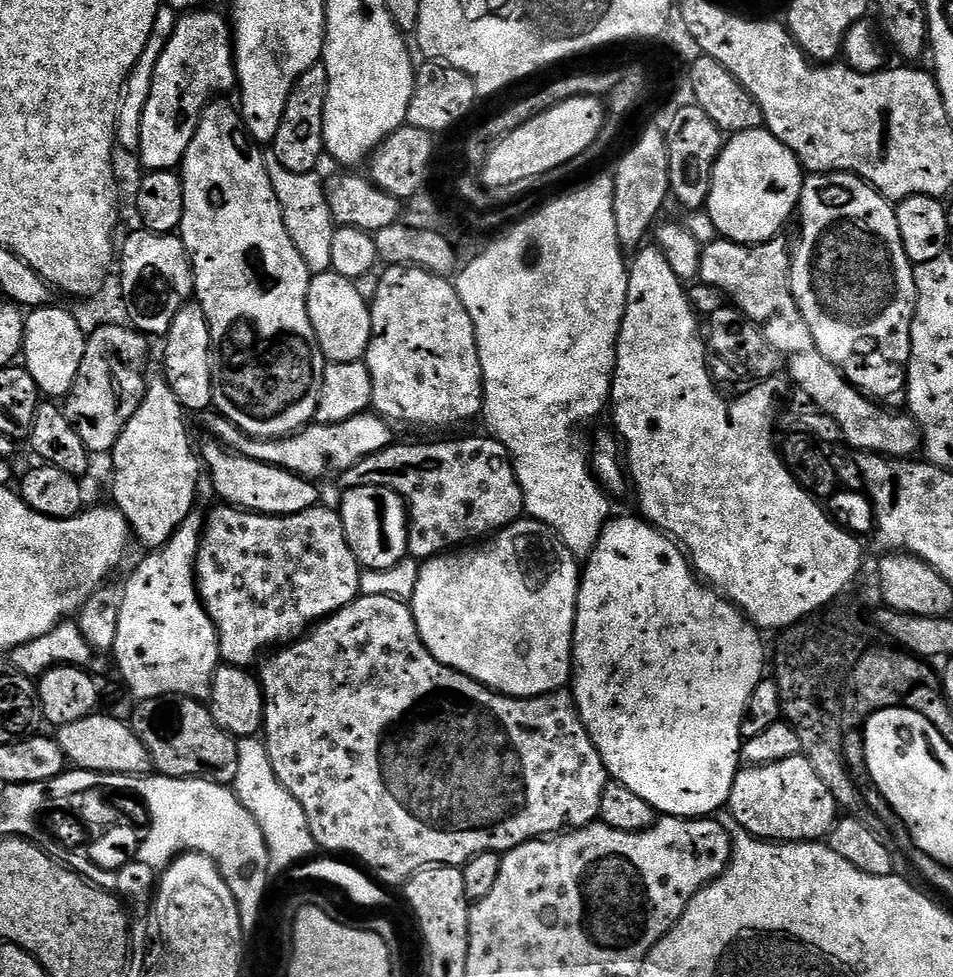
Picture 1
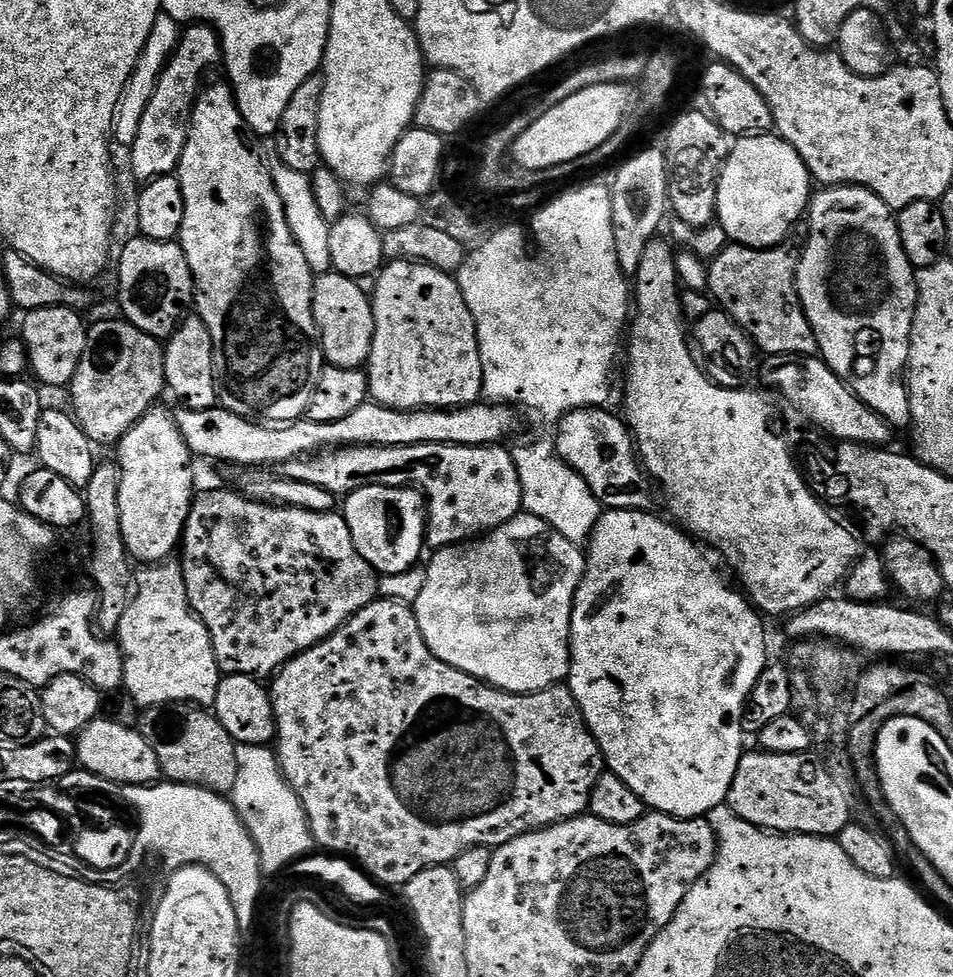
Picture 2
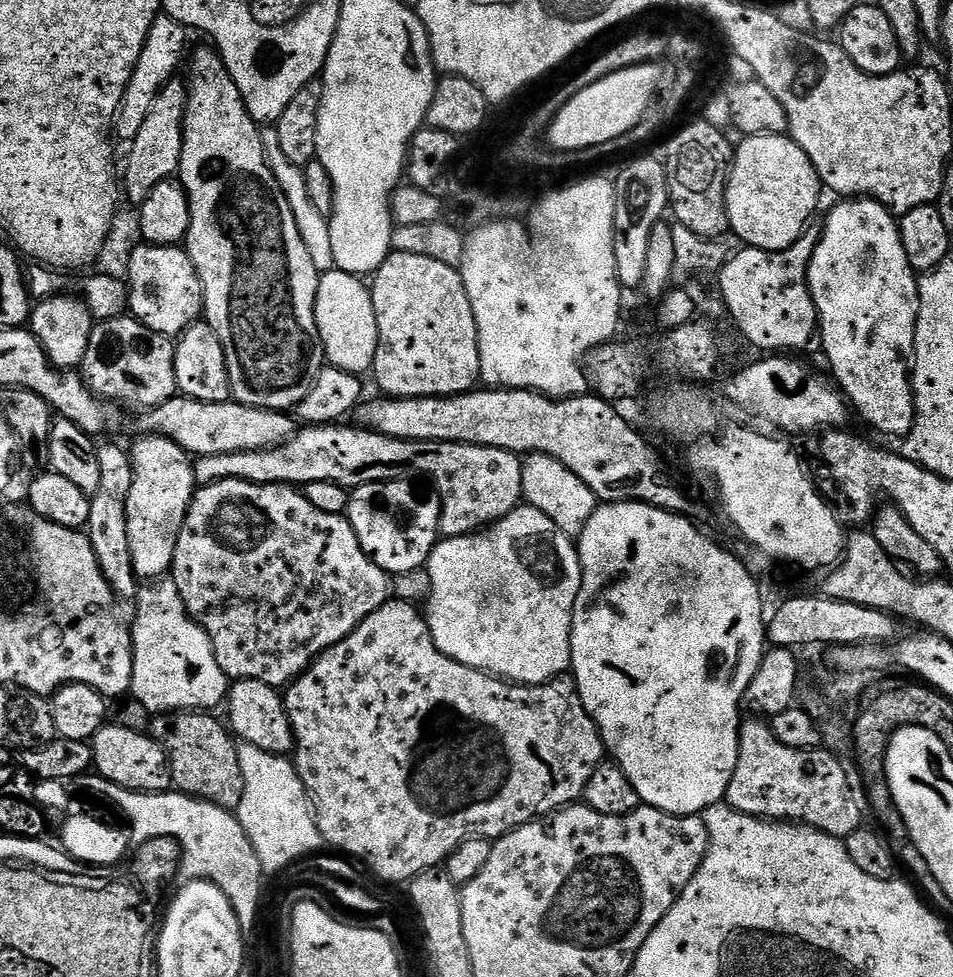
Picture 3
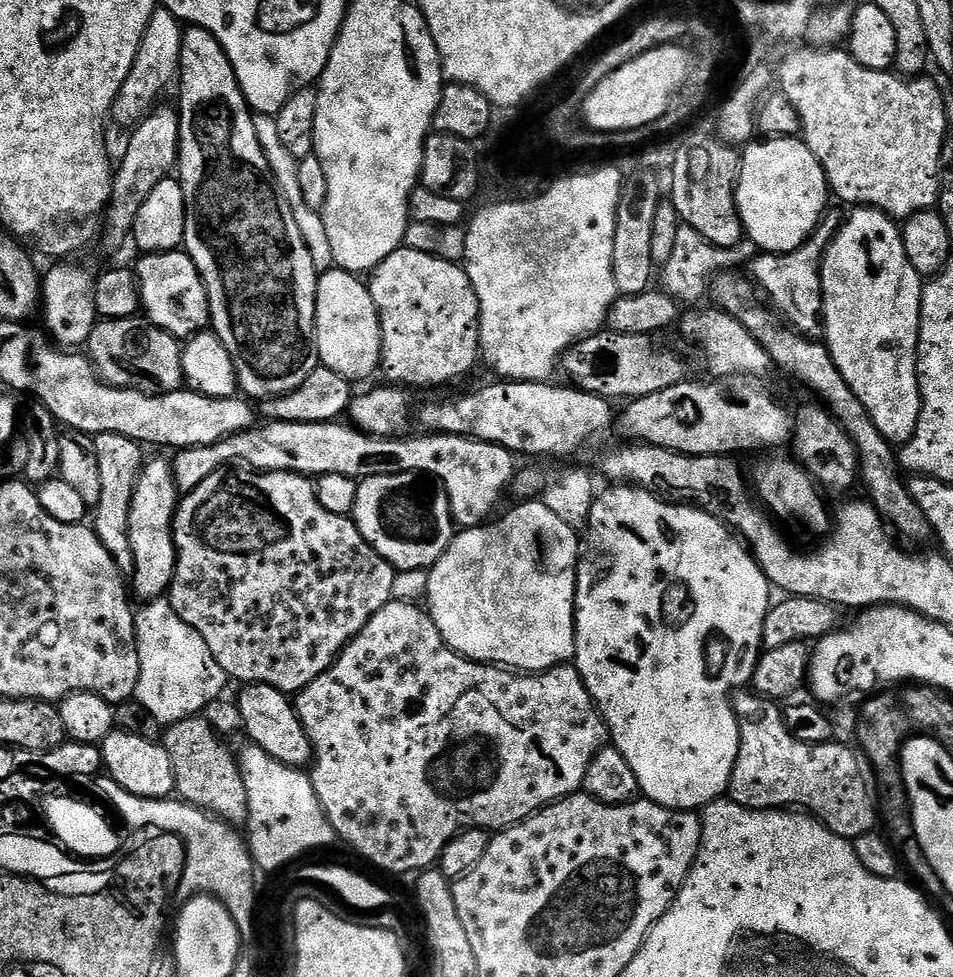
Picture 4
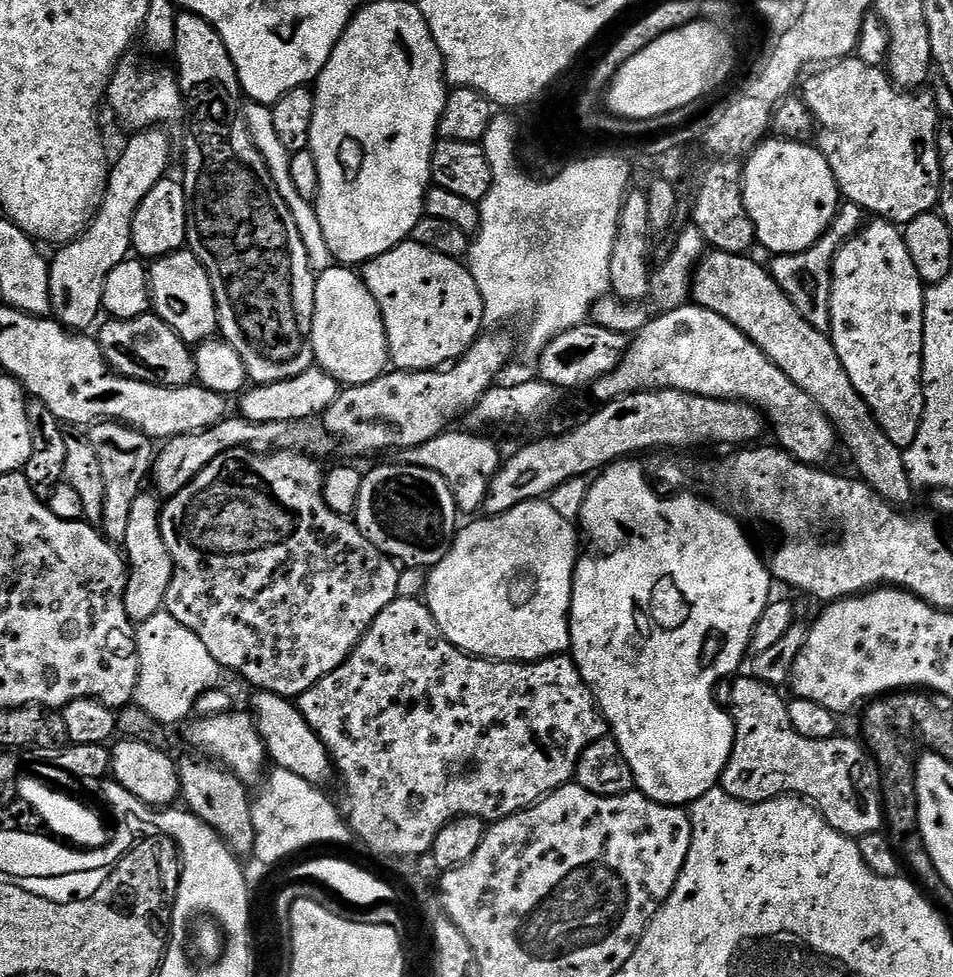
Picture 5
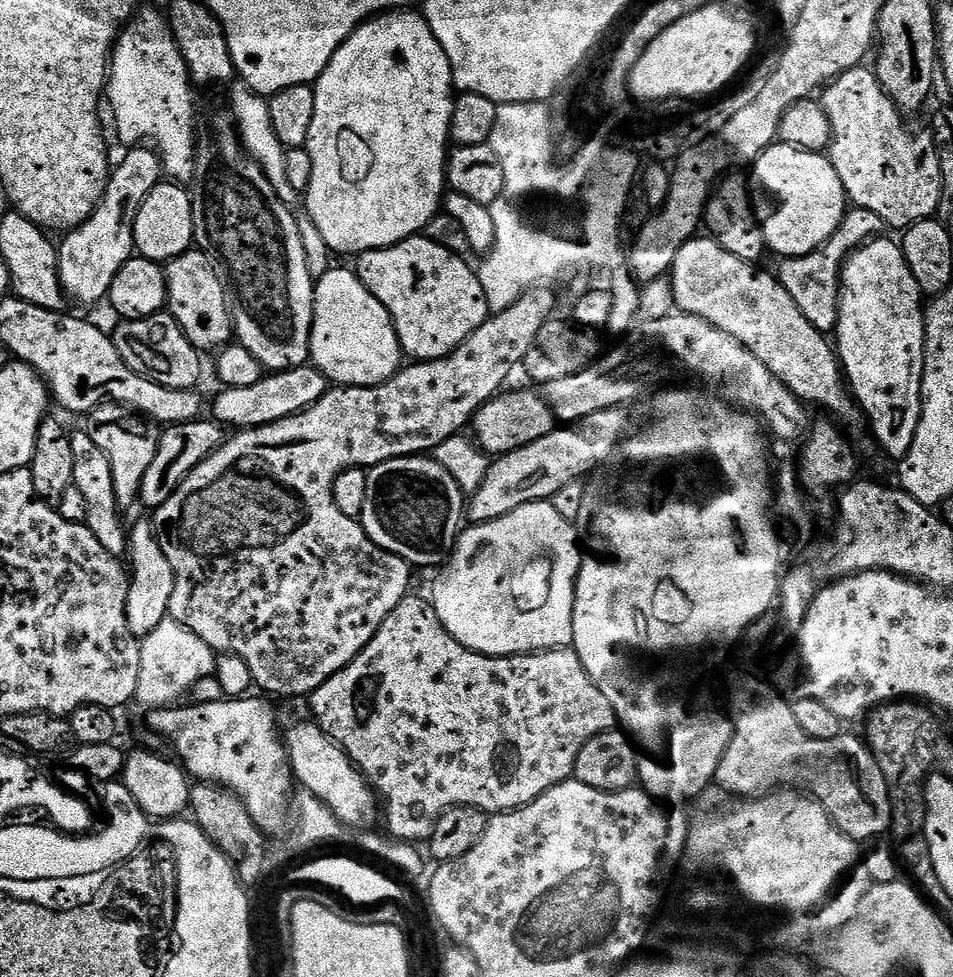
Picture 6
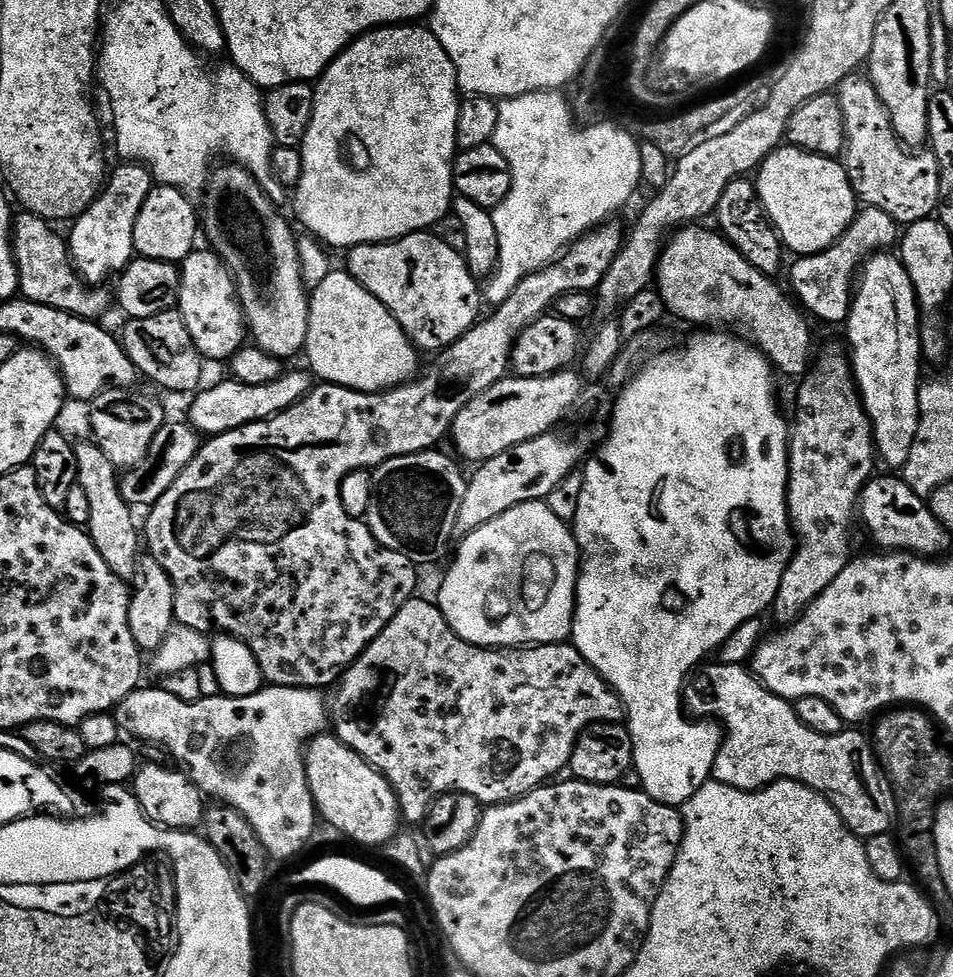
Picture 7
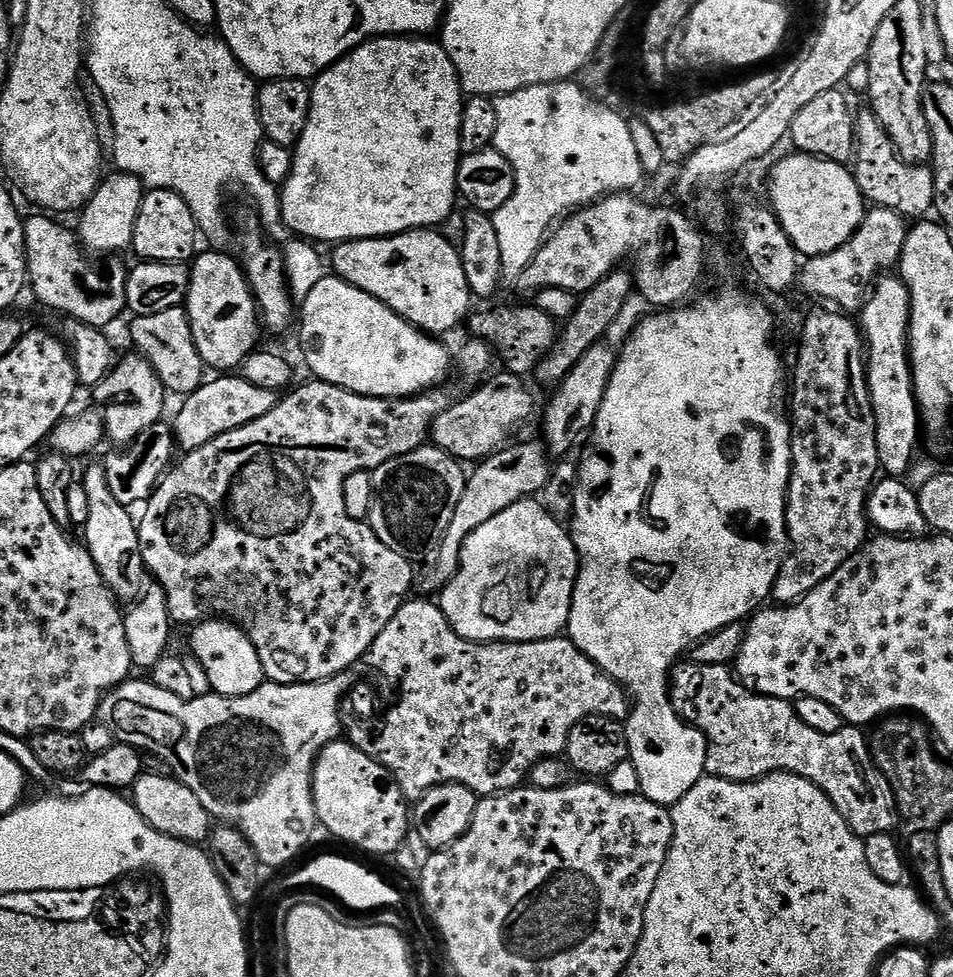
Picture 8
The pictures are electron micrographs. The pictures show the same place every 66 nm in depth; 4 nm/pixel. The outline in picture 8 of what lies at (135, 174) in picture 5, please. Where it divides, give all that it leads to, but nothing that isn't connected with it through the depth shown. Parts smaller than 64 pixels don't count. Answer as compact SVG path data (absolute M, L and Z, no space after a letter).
M113 171L113 176L105 175L96 187L96 192L90 202L84 205L79 213L80 228L78 235L80 243L89 253L120 254L131 249L134 238L134 222L138 222L138 210L144 201L145 186L137 176L129 172Z

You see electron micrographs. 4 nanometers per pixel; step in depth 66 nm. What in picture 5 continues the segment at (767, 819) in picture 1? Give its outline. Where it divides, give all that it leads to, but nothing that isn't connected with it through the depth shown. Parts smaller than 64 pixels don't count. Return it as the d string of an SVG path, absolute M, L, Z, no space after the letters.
M747 674L733 679L731 684L730 715L736 723L736 737L730 758L720 775L720 784L726 794L747 804L773 800L781 794L799 796L811 802L824 821L843 836L859 838L879 832L885 827L884 798L880 795L880 769L876 767L863 743L843 740L843 735L840 734L828 740L802 738L802 734L798 734L790 726L785 701L776 697L777 689L773 685L753 680Z

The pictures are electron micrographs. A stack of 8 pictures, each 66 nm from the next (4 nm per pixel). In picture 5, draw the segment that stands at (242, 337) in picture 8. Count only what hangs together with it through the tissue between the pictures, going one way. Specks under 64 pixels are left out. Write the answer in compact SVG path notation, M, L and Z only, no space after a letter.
M190 250L171 252L151 261L148 268L148 287L152 290L151 307L155 315L166 322L190 346L199 346L213 339L218 332L216 299L208 272L200 259Z

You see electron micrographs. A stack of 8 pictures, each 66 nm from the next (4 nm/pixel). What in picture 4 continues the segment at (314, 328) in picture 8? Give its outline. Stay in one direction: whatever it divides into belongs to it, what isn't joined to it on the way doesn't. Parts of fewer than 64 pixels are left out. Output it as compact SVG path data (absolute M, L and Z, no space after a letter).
M338 267L323 273L316 281L316 353L320 356L320 364L334 370L334 374L342 374L342 378L359 382L381 367L380 342L380 319L367 283L359 275Z

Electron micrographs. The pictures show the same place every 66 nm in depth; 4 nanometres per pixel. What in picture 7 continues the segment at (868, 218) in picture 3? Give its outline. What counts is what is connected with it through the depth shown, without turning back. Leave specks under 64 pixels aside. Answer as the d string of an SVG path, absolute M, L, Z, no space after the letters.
M885 250L878 252L874 256L869 256L864 262L864 267L858 273L858 283L854 288L852 297L852 309L848 311L848 319L846 321L846 329L848 328L848 348L850 359L852 362L852 375L856 378L856 387L860 390L860 401L864 404L864 409L868 412L868 417L872 420L872 439L876 441L876 450L881 461L884 460L889 464L889 469L903 469L906 458L910 458L910 446L914 446L914 438L918 430L918 422L920 421L920 385L922 383L922 375L920 376L920 360L922 361L922 309L916 300L916 291L910 282L910 274L906 270L904 261L899 255L893 254L891 251Z

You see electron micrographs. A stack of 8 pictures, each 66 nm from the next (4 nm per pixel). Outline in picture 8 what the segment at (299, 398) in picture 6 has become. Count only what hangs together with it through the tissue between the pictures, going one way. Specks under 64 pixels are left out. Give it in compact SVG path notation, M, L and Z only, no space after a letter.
M220 374L217 380L209 379L200 385L198 391L183 401L180 413L174 419L174 431L177 445L185 453L198 450L209 444L214 438L226 434L230 430L238 430L258 418L262 414L270 414L278 402L277 393L262 390L262 386L254 386L254 382L246 382L240 374Z

